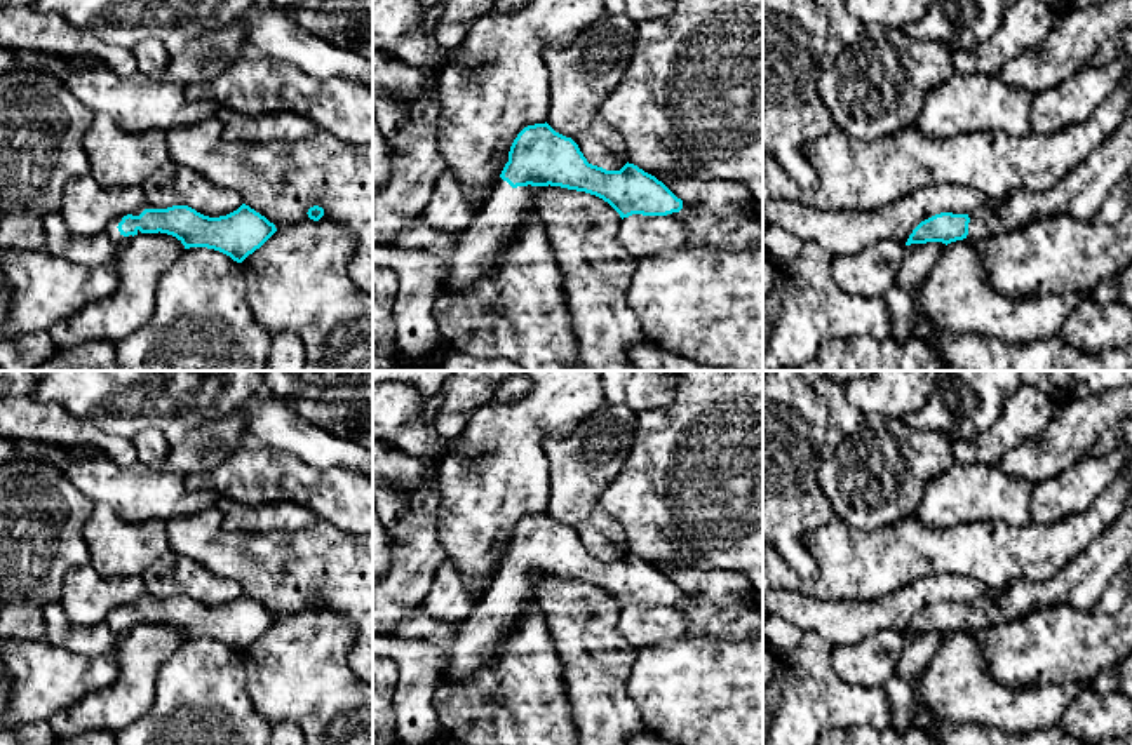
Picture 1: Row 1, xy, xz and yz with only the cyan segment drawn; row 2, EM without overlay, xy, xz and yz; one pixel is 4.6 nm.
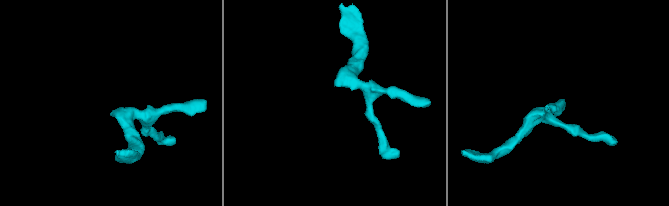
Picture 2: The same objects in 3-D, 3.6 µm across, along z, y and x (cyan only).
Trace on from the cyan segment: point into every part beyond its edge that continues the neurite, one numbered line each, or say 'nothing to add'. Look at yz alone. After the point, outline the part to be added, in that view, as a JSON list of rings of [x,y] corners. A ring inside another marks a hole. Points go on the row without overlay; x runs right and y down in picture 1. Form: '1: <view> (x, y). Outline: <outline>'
1: yz (1080, 583). Outline: [[[1132,491],[1120,517],[1085,552],[1059,573],[1040,581],[1010,580],[998,597],[977,597],[968,602],[968,625],[987,632],[1048,604],[1094,609],[1106,585],[1118,576],[1132,557]]]

